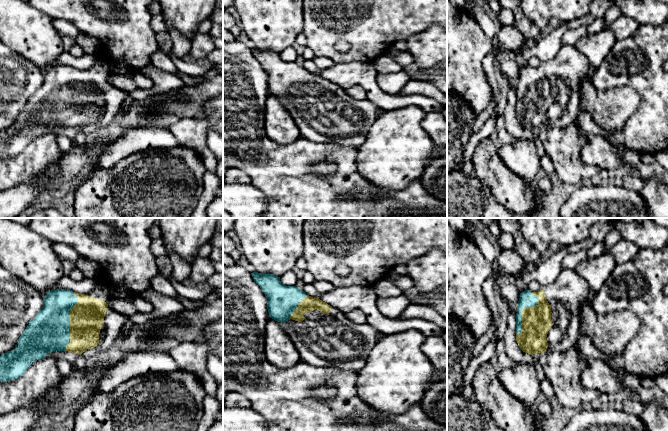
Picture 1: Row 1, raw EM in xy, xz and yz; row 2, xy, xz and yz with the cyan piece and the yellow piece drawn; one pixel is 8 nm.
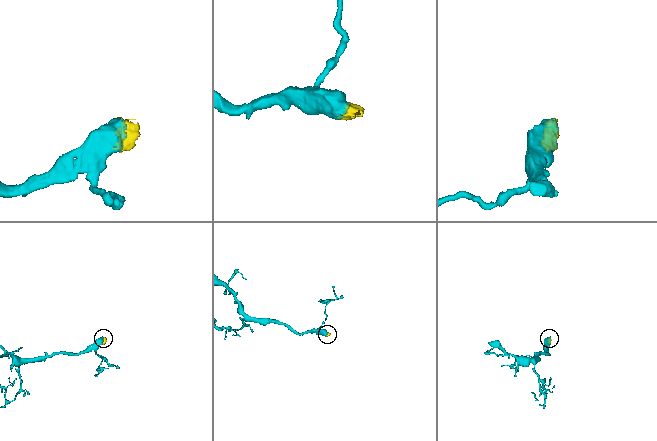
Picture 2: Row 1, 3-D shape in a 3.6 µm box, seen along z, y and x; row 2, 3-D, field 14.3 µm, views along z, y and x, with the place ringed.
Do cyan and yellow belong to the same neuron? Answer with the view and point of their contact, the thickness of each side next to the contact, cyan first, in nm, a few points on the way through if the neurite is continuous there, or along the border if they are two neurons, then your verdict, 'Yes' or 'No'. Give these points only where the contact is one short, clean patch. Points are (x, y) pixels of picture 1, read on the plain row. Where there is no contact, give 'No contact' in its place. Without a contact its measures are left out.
Touches cyan at xy (69, 97). Thickness 340 nm (cyan) against 280 nm. Yes

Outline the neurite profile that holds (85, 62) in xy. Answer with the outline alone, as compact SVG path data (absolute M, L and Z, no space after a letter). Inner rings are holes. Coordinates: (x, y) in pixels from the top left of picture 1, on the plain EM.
M64 52L58 56L53 65L70 65L73 68L89 69L97 60L96 55L84 54L82 57L74 57L69 52Z

